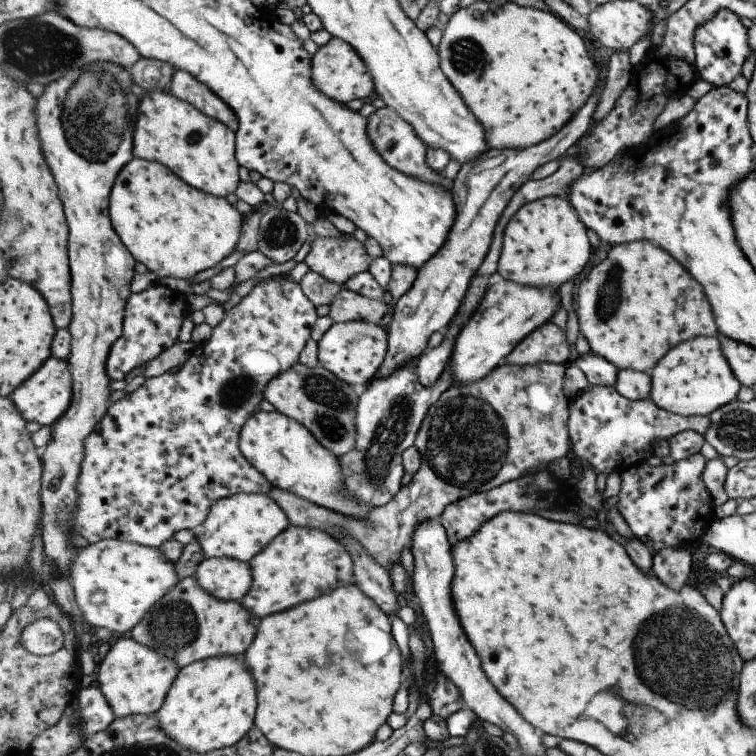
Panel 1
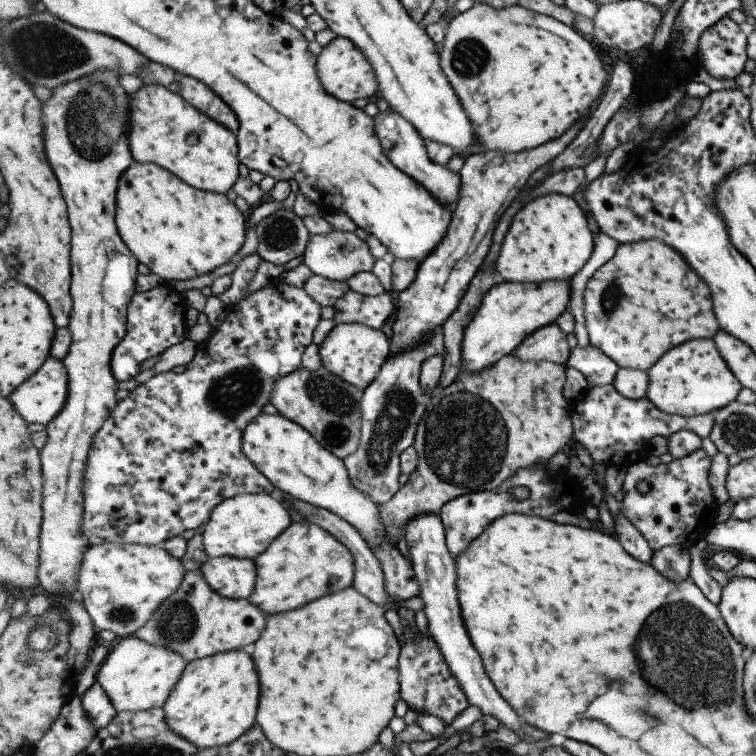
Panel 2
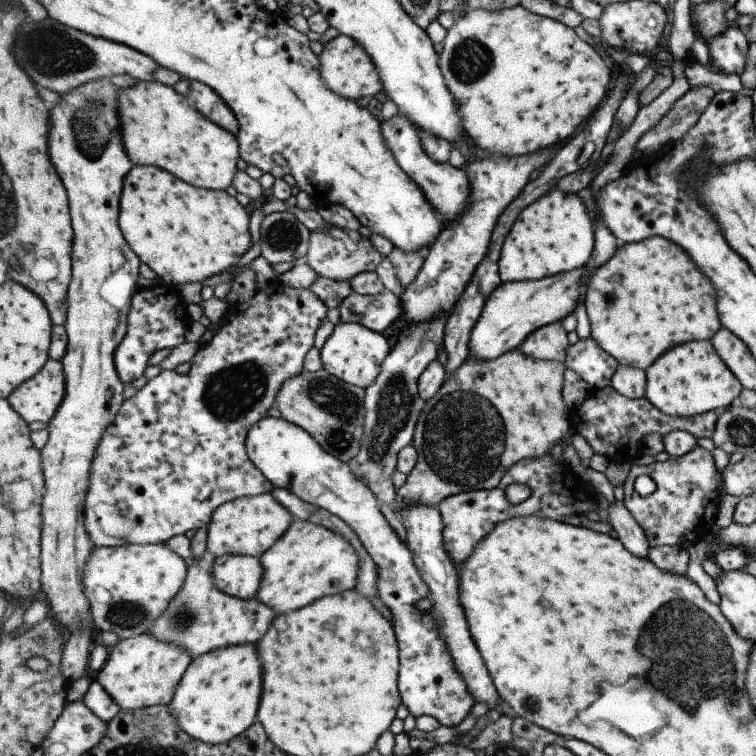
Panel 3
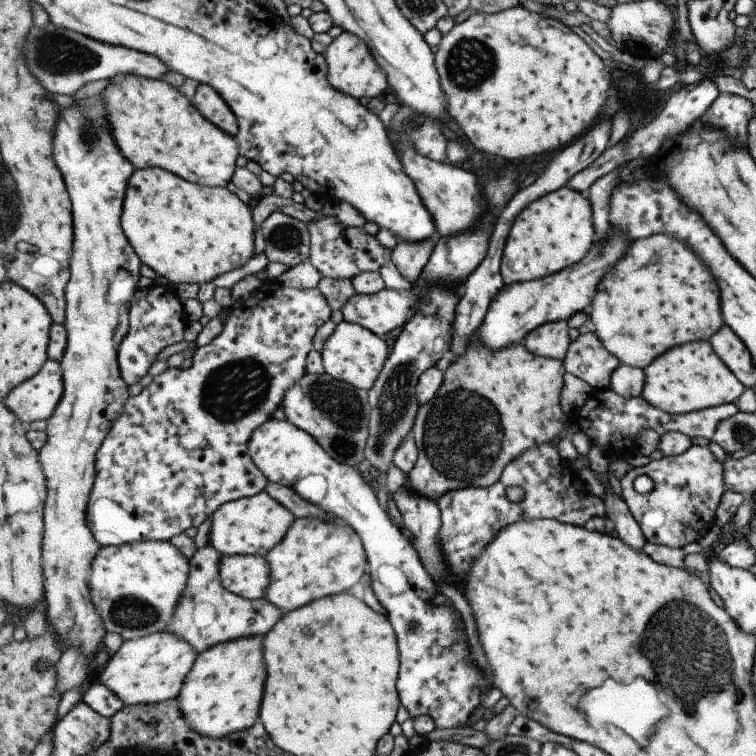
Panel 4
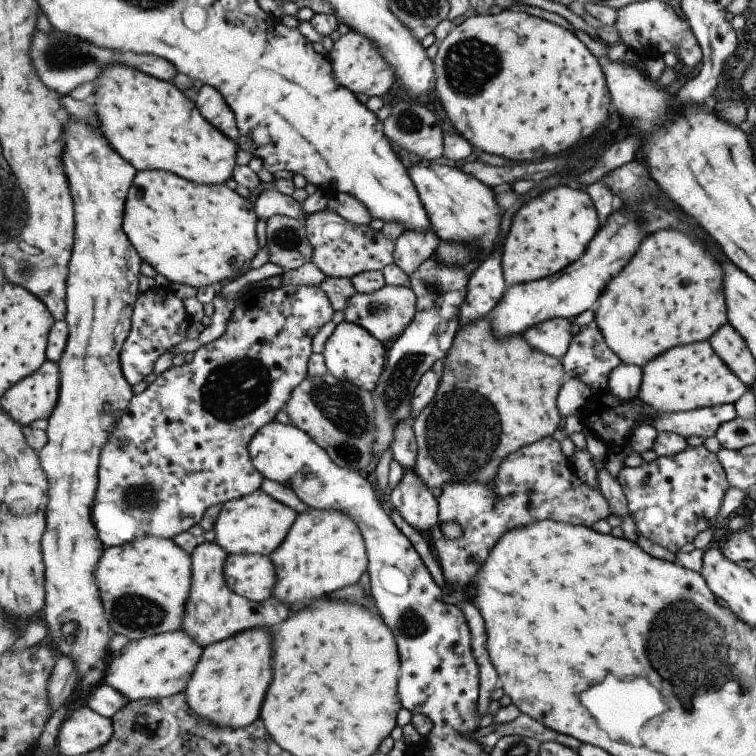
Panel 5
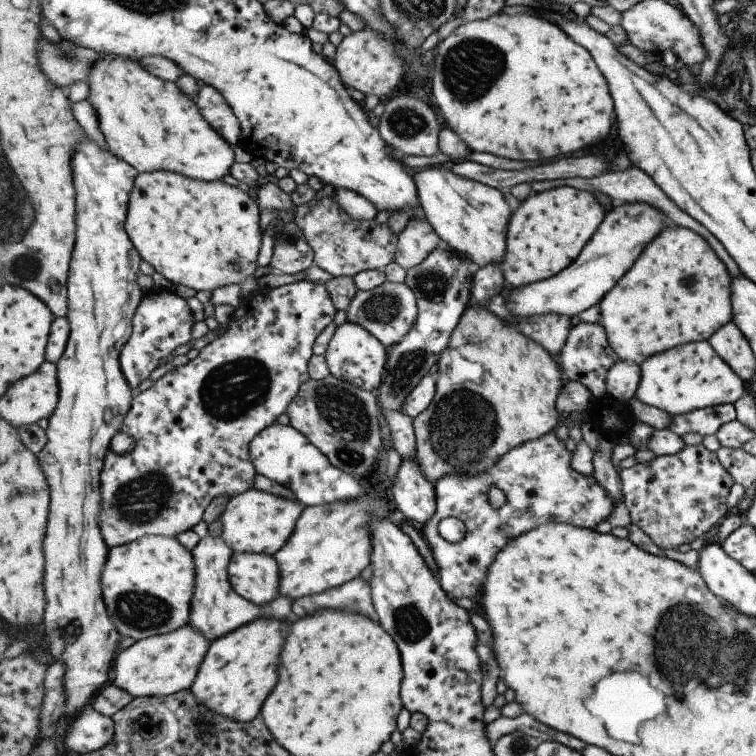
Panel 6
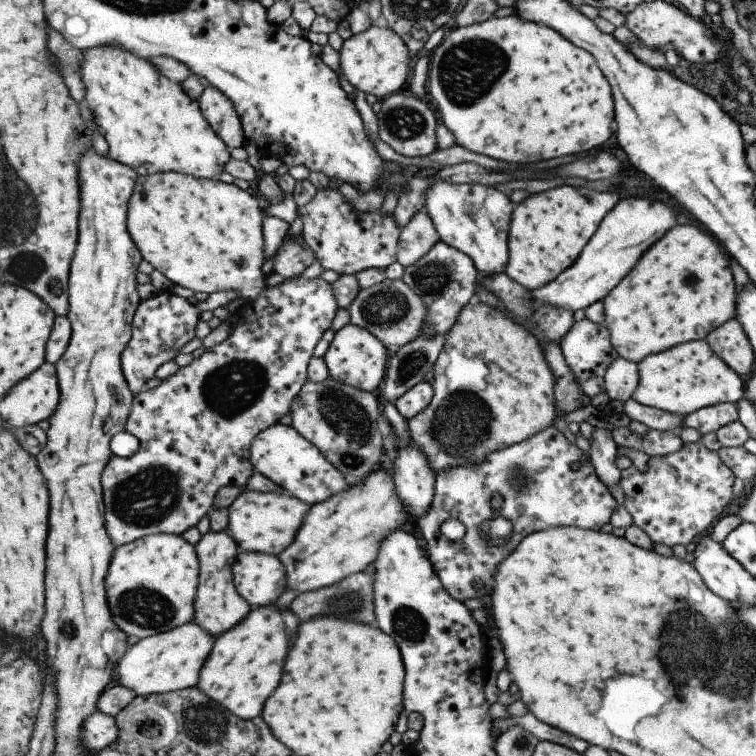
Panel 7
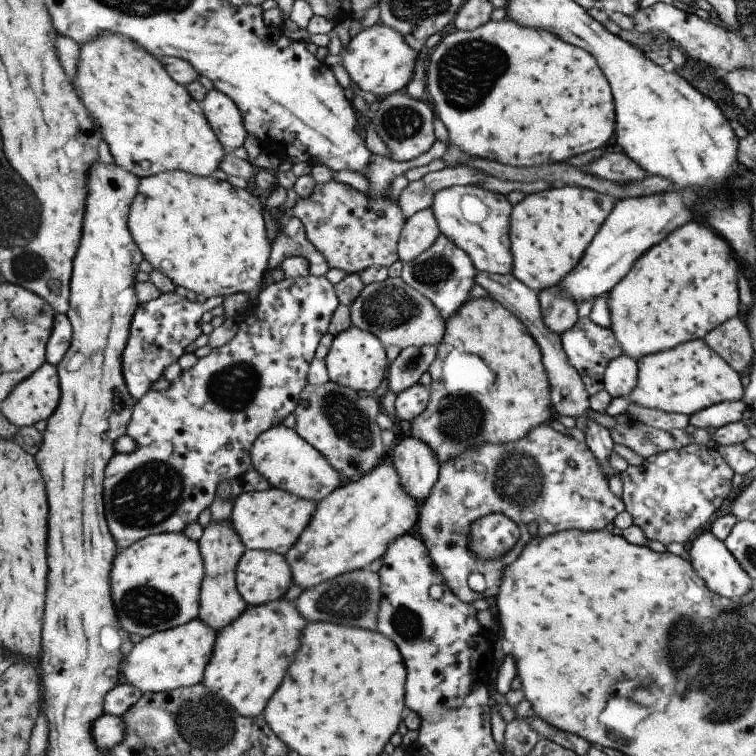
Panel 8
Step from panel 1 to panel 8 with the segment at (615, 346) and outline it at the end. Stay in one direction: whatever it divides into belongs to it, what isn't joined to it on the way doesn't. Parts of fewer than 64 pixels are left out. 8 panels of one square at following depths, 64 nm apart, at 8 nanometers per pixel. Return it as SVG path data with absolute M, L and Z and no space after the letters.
M691 222L672 232L664 241L656 244L653 250L648 250L609 294L608 305L613 321L611 329L623 347L624 354L639 360L648 354L673 349L689 341L705 339L712 330L739 316L742 268L730 242L717 230L713 230L713 227L705 226L701 222Z

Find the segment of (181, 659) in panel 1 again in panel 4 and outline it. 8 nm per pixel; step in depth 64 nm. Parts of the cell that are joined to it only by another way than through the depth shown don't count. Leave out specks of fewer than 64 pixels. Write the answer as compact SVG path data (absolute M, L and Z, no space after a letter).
M209 543L196 550L184 596L165 630L185 638L198 653L238 638L265 636L287 614L267 598L251 600L227 590L220 575L222 558L222 552Z

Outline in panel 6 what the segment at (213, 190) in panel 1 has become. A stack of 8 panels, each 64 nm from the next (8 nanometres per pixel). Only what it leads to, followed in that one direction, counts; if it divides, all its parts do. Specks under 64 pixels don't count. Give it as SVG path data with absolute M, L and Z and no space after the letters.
M105 55L92 66L88 84L90 93L87 100L97 114L100 132L105 136L110 150L137 167L140 173L173 171L207 182L220 181L225 174L230 174L235 164L233 144L201 114L200 106L176 82L159 78L147 70L142 62L131 57Z

